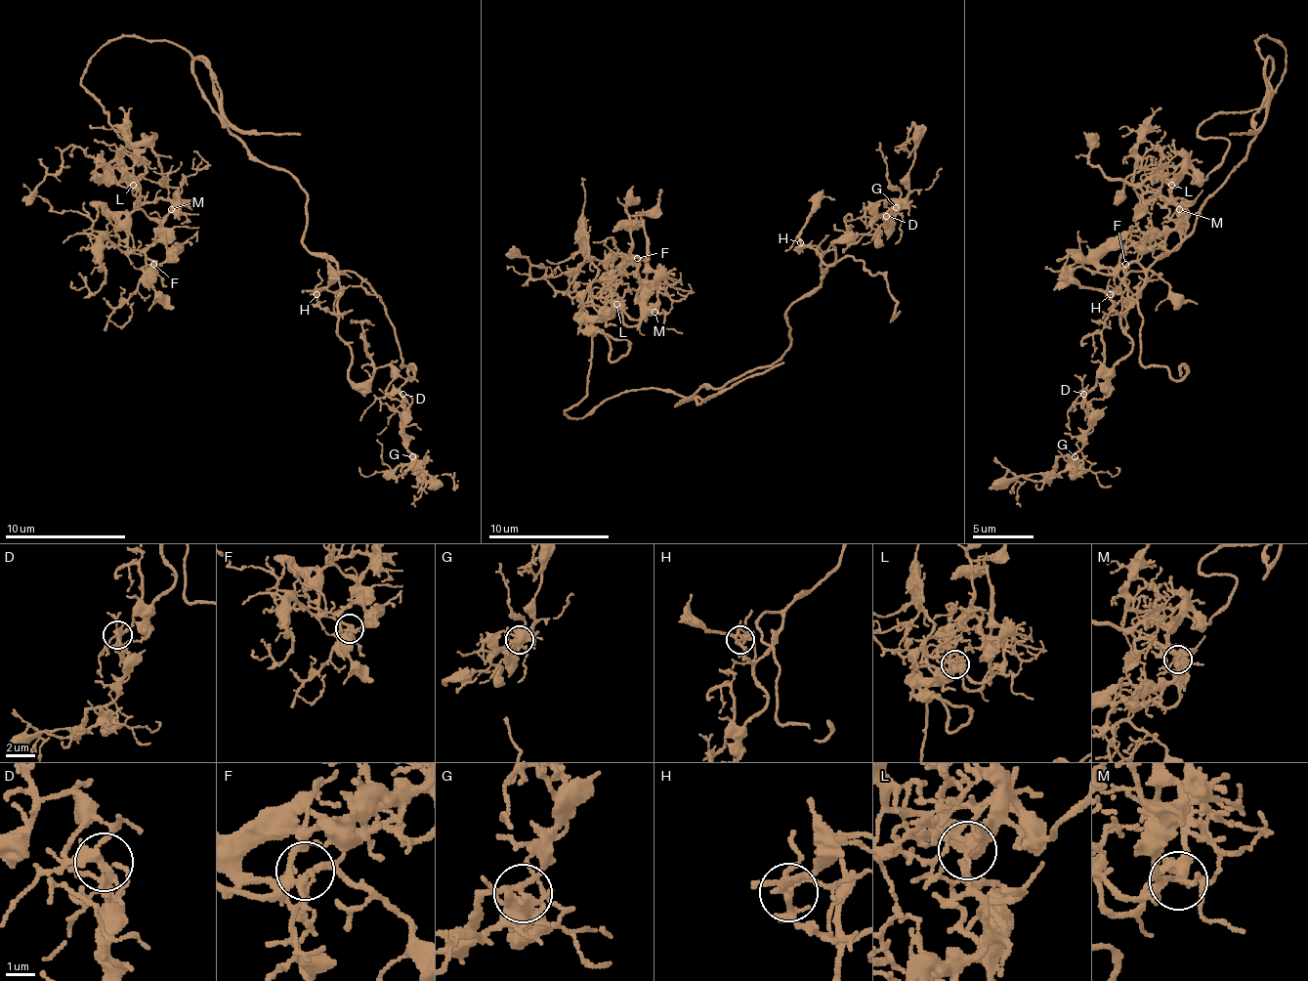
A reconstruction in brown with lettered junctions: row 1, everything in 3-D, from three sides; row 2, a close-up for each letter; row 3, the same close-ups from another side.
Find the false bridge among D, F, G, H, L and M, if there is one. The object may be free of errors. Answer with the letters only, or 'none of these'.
none of these

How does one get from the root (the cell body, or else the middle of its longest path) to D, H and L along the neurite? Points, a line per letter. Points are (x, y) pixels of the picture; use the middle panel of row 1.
D: (692, 398), (768, 367), (831, 243), (886, 216)
H: (692, 398), (704, 401), (743, 373), (768, 367), (789, 346), (785, 313), (822, 279), (822, 261), (801, 243)
L: (692, 398), (631, 389), (565, 412), (595, 334), (612, 362), (628, 349), (604, 331), (616, 304)

